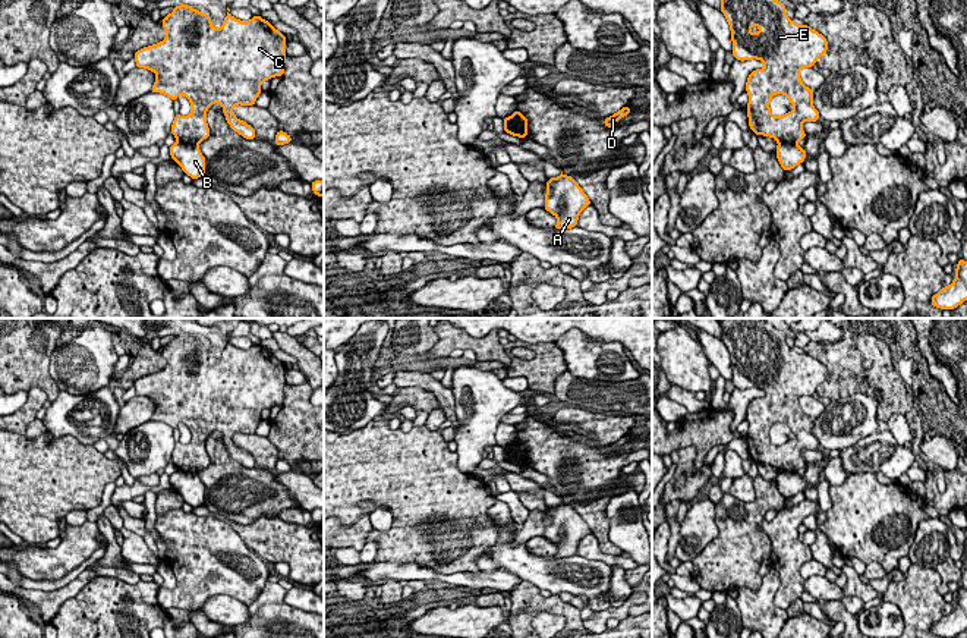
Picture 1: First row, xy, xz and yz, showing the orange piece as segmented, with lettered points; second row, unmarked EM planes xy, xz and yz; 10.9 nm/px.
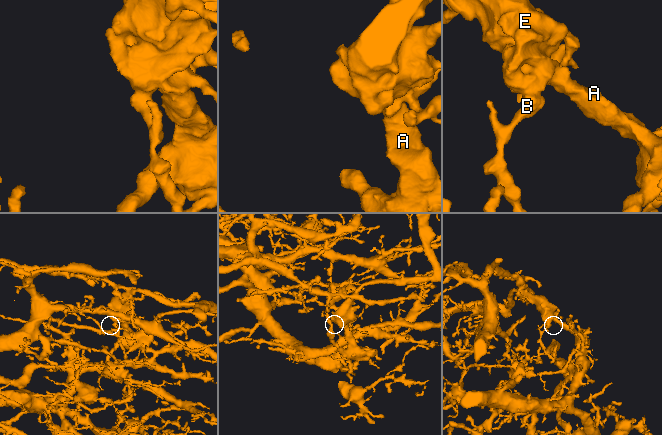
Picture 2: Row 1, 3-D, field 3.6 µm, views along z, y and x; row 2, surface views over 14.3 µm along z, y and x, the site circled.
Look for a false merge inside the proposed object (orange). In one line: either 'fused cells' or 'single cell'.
fused cells

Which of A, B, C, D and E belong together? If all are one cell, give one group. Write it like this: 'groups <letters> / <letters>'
groups A C D E / B

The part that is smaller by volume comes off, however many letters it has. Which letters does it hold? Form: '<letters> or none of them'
A, C, D, E

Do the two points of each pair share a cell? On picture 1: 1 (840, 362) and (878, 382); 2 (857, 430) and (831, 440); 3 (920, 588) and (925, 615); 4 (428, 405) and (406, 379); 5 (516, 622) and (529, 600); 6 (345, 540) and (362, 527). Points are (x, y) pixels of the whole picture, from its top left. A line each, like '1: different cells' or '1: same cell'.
1: same cell
2: same cell
3: same cell
4: different cells
5: same cell
6: same cell

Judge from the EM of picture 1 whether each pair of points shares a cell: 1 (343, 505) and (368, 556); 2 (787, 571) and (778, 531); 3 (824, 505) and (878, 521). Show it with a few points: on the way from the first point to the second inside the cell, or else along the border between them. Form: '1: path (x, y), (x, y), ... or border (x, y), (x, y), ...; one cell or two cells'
1: border (368, 541), (377, 544), (377, 555), (372, 560); two cells
2: path (787, 560), (786, 541); one cell
3: border (831, 486), (831, 506), (819, 514); two cells

